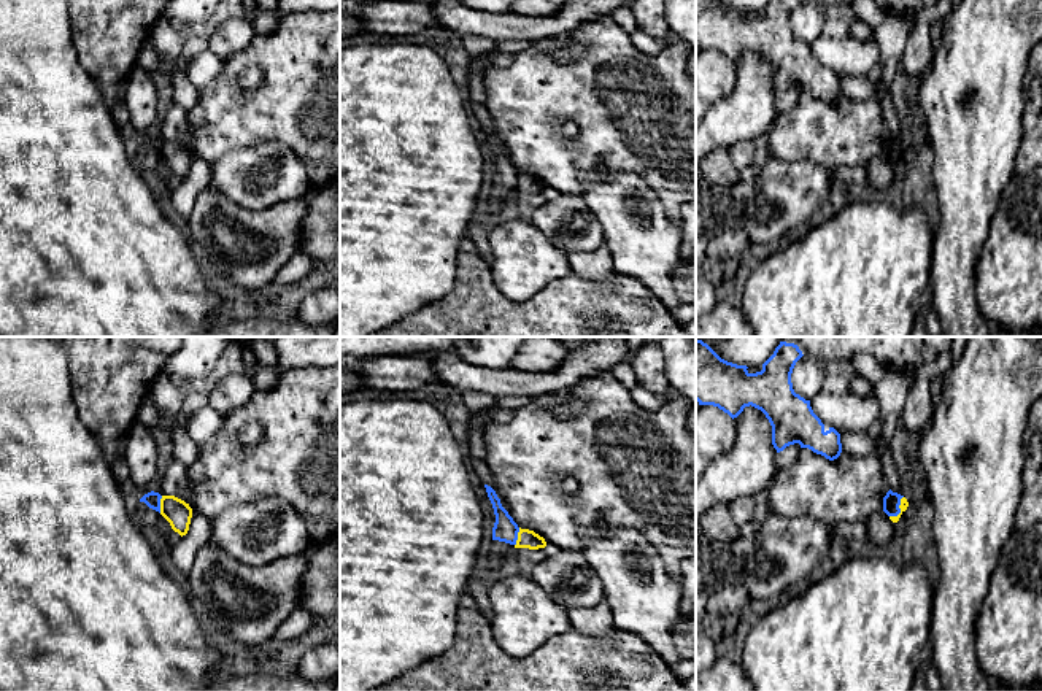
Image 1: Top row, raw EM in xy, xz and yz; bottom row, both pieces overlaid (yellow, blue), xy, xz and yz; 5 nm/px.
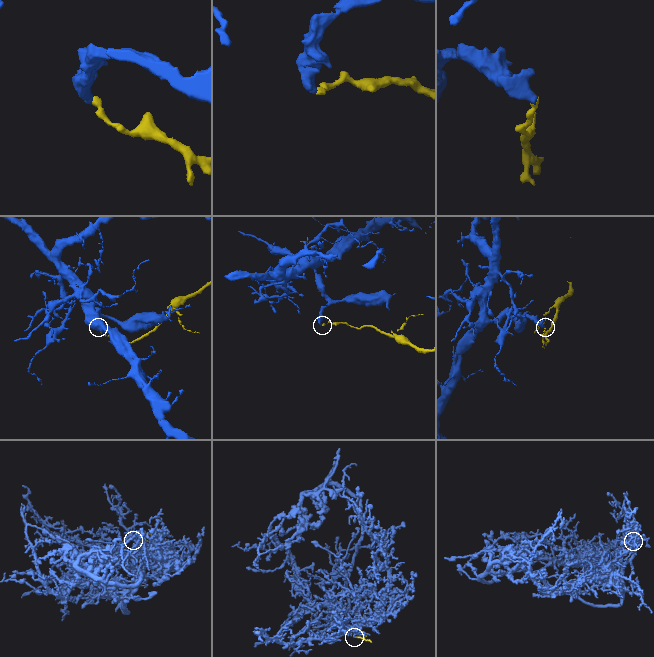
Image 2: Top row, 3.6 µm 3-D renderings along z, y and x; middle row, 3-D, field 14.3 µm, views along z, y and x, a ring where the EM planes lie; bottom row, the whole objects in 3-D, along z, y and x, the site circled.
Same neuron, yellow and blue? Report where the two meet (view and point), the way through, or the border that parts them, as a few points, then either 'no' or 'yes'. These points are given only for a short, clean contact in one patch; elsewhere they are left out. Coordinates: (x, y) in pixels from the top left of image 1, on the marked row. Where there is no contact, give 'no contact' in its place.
yz (899, 507) | along yz (903, 496), (899, 512), (890, 517) | no

